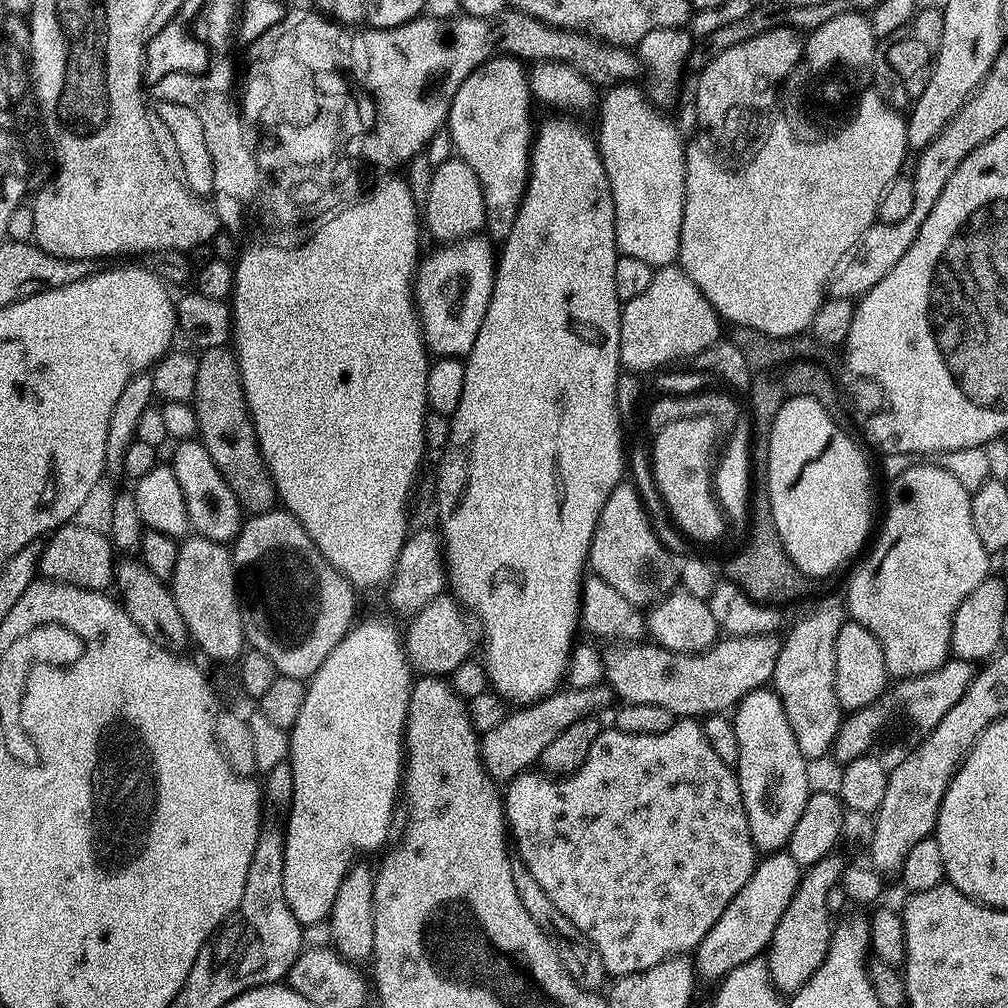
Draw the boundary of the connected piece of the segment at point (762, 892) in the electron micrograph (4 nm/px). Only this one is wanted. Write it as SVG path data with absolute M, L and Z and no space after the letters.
M786 850L767 853L746 885L731 899L722 917L707 931L692 958L697 975L718 982L740 965L757 959L770 945L774 930L794 896L803 875L802 866Z

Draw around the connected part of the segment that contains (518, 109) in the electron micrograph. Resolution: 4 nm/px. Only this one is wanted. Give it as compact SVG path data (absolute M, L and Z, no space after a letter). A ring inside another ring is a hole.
M501 54L480 64L458 86L454 98L448 106L446 132L450 137L455 155L478 174L478 182L484 195L485 233L494 244L503 244L508 240L513 228L514 218L520 208L521 198L528 185L528 164L532 160L532 142L534 139L534 120L532 124L532 106L534 99L528 88L528 72L525 65L514 56Z

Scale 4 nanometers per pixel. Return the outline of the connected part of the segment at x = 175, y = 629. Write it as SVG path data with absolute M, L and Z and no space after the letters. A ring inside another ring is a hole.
M124 558L121 564L119 561L114 568L114 584L124 591L122 603L126 614L130 614L134 626L138 626L150 642L158 642L158 646L177 654L183 653L184 647L189 647L188 627L186 622L182 622L182 614L178 614L171 587L157 578L143 562L136 558Z

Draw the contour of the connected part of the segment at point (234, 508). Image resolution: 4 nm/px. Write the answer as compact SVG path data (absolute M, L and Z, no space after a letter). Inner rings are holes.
M199 439L181 440L173 448L176 449L172 452L170 466L174 470L174 478L178 478L178 486L182 486L182 498L186 498L191 531L219 544L231 545L246 519L234 490L230 490L224 475L218 466L214 466L214 458L210 458L206 446Z

